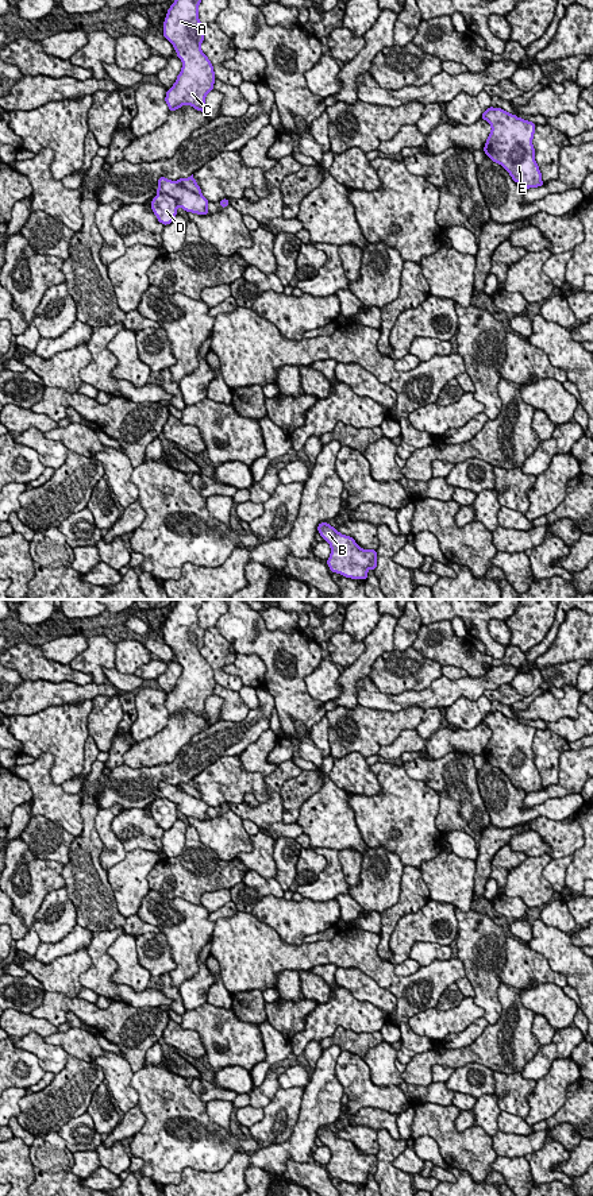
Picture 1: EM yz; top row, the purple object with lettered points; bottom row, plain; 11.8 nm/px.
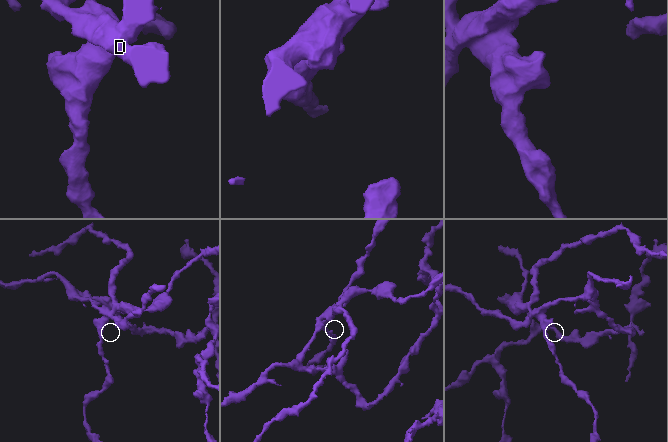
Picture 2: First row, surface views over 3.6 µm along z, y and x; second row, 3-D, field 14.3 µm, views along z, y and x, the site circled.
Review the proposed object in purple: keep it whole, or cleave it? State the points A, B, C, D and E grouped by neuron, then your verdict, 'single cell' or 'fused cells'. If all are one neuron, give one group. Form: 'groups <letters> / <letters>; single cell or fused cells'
groups A B C / D E; fused cells

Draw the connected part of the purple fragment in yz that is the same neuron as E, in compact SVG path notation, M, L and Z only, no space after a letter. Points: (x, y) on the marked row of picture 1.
M493 107L481 117L492 126L484 153L525 189L544 186L532 146L536 124Z

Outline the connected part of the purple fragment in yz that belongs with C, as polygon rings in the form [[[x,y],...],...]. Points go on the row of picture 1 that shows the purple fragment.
[[[176,0],[167,9],[162,34],[182,61],[182,69],[174,85],[167,89],[165,101],[169,111],[188,104],[208,116],[205,96],[213,90],[216,77],[211,61],[200,49],[204,40],[204,24],[199,20],[200,3]]]

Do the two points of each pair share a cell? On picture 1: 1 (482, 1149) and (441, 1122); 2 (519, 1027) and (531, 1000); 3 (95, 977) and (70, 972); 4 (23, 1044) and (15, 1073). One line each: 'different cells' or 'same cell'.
1: same cell
2: different cells
3: different cells
4: different cells

